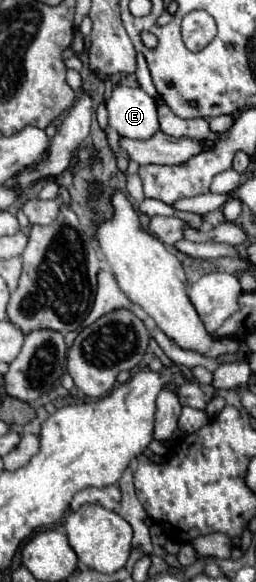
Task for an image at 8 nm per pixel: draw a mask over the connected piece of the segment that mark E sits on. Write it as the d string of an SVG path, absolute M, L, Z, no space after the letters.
M115 87L109 101L109 127L121 137L147 139L159 131L157 105L141 87Z

